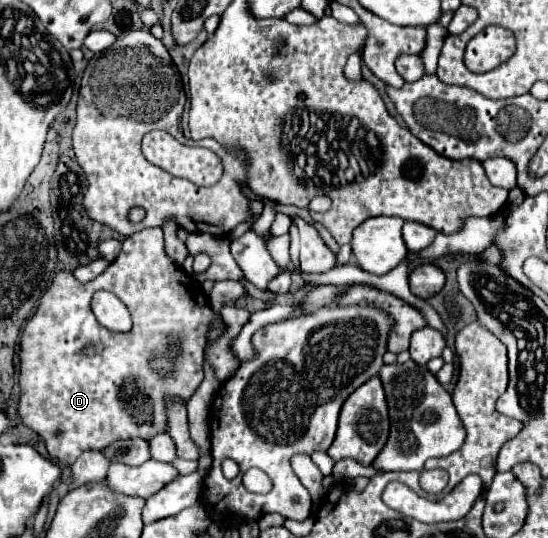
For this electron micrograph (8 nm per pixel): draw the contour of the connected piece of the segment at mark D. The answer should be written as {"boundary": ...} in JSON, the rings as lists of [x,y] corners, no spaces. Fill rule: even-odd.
{"boundary":[[[153,227],[153,229],[143,229],[143,231],[137,231],[133,233],[129,239],[123,241],[123,249],[119,253],[119,257],[109,265],[109,269],[105,273],[101,273],[97,279],[89,281],[89,283],[79,283],[71,271],[59,271],[53,279],[53,283],[49,285],[47,293],[41,297],[39,301],[39,307],[35,311],[35,315],[27,321],[25,329],[23,329],[23,337],[21,337],[21,351],[19,351],[19,357],[21,357],[21,373],[19,373],[19,383],[21,383],[21,397],[19,397],[19,417],[21,417],[21,423],[25,423],[27,427],[31,427],[33,431],[37,431],[43,439],[45,439],[45,445],[47,445],[47,451],[51,457],[55,457],[57,461],[63,461],[67,465],[73,465],[77,461],[77,457],[87,451],[89,447],[97,447],[97,449],[103,449],[107,447],[109,443],[117,441],[117,439],[135,439],[135,437],[141,437],[141,439],[153,439],[155,435],[159,433],[167,433],[168,423],[166,415],[165,397],[178,397],[185,403],[189,401],[196,389],[201,385],[203,381],[203,347],[205,347],[205,341],[207,341],[207,335],[209,335],[209,329],[211,329],[211,323],[215,319],[221,319],[221,313],[215,311],[213,307],[209,307],[209,299],[207,295],[203,293],[199,281],[195,281],[193,277],[189,277],[183,267],[179,267],[177,263],[173,263],[169,259],[169,255],[165,253],[165,243],[163,243],[163,231],[159,227]],[[99,289],[107,289],[111,293],[115,293],[125,305],[127,309],[131,311],[133,315],[133,327],[131,331],[127,333],[113,333],[109,329],[105,329],[103,325],[97,323],[93,311],[91,311],[91,297],[95,291]],[[167,349],[173,349],[179,353],[179,357],[183,357],[183,367],[177,367],[167,379],[157,375],[151,367],[149,367],[149,357],[157,351],[157,353],[163,353]]]}

